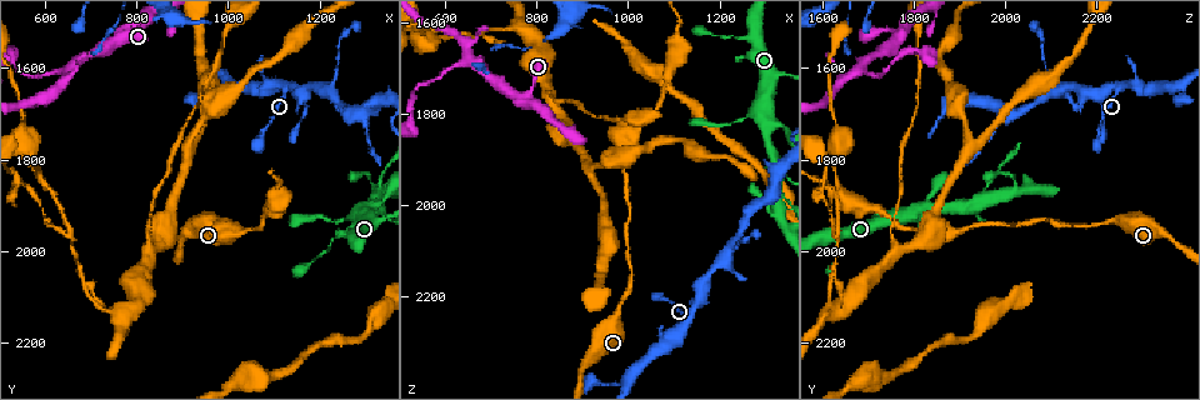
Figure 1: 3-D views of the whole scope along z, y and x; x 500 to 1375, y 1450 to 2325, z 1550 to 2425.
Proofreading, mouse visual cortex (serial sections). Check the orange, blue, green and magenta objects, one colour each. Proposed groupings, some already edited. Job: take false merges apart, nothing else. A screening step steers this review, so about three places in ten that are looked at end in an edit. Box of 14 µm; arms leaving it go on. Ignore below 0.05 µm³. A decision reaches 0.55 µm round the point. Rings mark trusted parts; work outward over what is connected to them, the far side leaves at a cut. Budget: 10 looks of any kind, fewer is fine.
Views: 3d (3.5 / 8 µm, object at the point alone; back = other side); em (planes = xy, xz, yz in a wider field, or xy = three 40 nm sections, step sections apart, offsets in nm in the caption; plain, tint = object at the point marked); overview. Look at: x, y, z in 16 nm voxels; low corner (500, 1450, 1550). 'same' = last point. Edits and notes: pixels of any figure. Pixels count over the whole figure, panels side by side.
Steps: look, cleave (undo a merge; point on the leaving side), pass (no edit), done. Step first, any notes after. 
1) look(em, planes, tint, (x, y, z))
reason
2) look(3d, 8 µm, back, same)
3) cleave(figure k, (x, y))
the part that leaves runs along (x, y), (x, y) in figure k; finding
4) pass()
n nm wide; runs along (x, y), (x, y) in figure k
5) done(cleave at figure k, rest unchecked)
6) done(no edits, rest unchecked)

look(3d, 3.5 µm, (1235, 1975, 1635))
thin neck

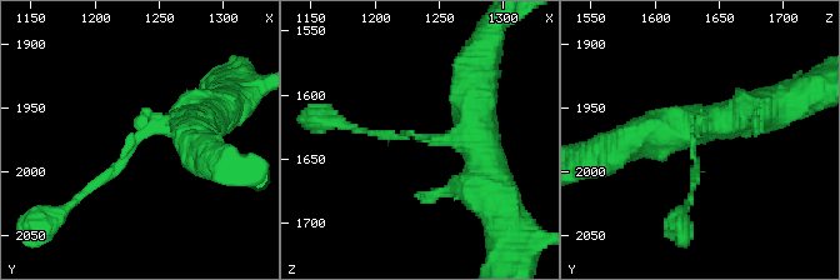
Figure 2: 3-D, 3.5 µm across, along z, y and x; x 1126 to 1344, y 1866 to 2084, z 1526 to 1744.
look(em, xy, step 2, tint, (1236, 1976, 1632))

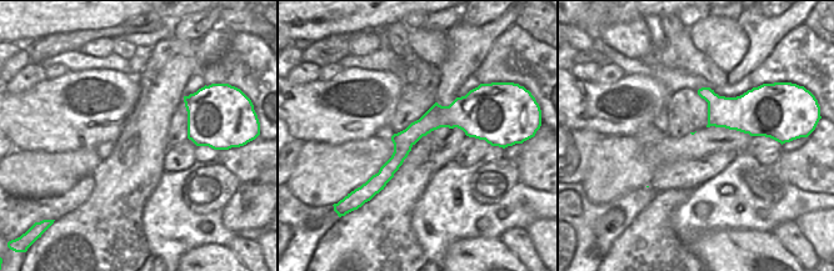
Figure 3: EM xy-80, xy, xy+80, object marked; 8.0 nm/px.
pass()
arms of 100, 450 nm; one cell here

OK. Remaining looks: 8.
look(3d, 8 µm, (1105, 1900, 1675))
calibre changes

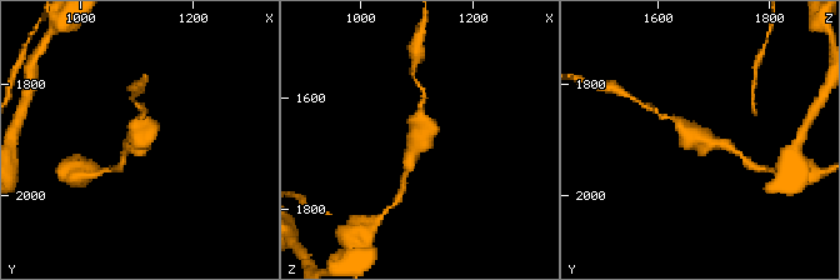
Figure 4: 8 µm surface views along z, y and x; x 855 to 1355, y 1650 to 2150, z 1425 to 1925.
look(3d, 3.5 µm, (1110, 1895, 1680))

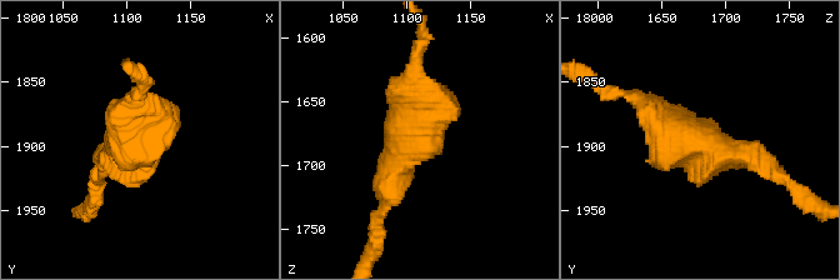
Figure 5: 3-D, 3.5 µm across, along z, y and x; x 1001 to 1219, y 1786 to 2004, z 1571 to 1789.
look(em, xy, step 5, tint, (1108, 1896, 1676))
shape alone is not enough

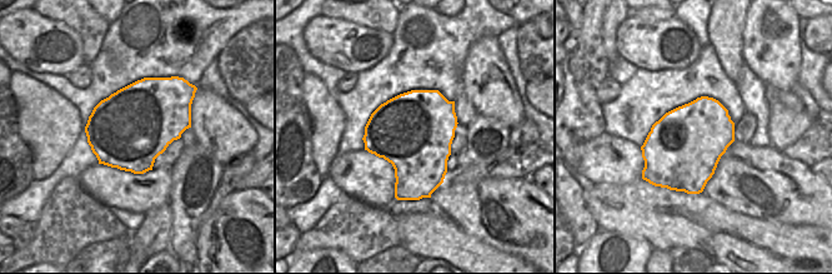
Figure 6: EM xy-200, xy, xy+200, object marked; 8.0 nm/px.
pass()
runs along (743, 155), (605, 90) in figure 5; one cell here

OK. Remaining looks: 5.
look(3d, 8 µm, (1325, 1885, 1965))
small branch off a trunk

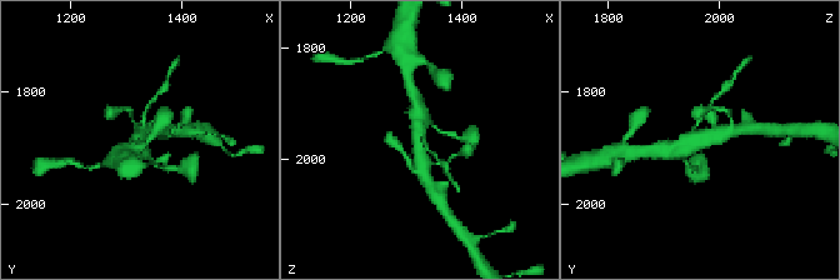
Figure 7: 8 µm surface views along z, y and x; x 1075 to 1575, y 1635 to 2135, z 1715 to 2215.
look(3d, 3.5 µm, (1320, 1885, 1965))

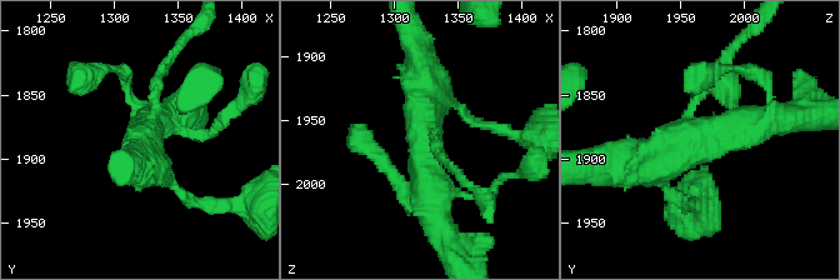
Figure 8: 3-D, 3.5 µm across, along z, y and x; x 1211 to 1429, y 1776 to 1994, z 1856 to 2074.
look(em, xy, step 2, tint, (1322, 1882, 1962))
3 arms; arms of 150, 450, 450 nm; now the EM

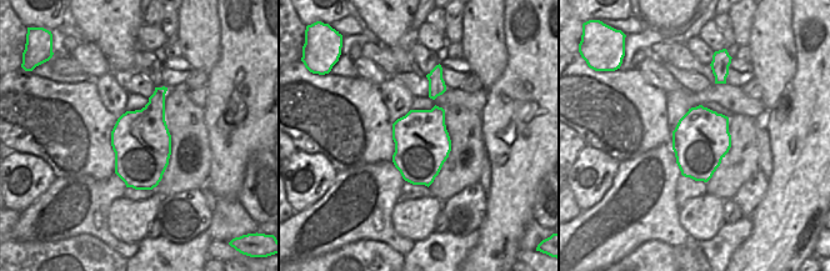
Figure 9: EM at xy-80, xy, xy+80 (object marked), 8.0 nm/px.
cleave(figure 8, (163, 66))
the part that leaves runs along (155, 103), (163, 65), (190, 34) in figure 8; two cells meet here

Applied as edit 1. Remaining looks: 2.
done(cleave at figure 8, rest unchecked)

